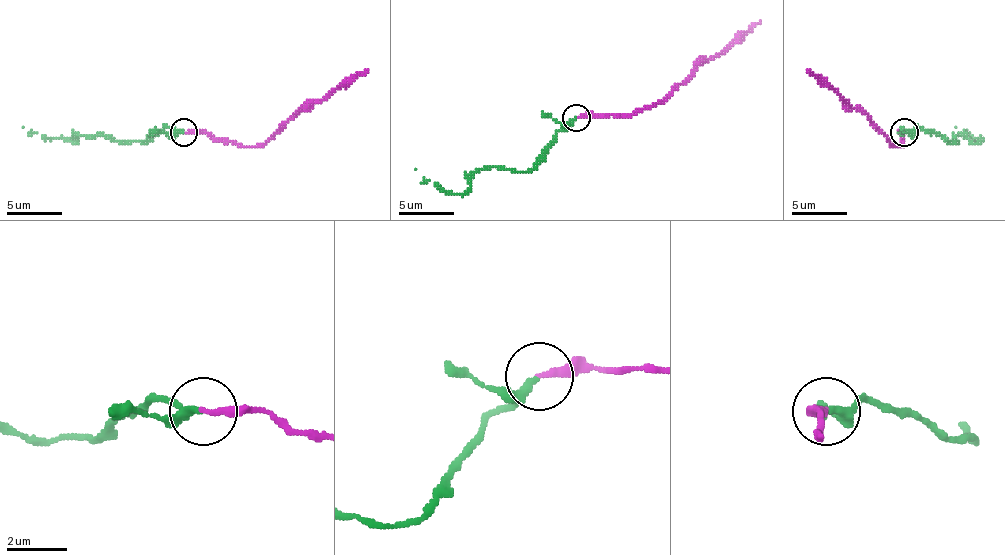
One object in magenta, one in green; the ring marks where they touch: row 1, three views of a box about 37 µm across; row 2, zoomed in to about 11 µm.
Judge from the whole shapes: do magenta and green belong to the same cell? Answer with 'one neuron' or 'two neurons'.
one neuron

